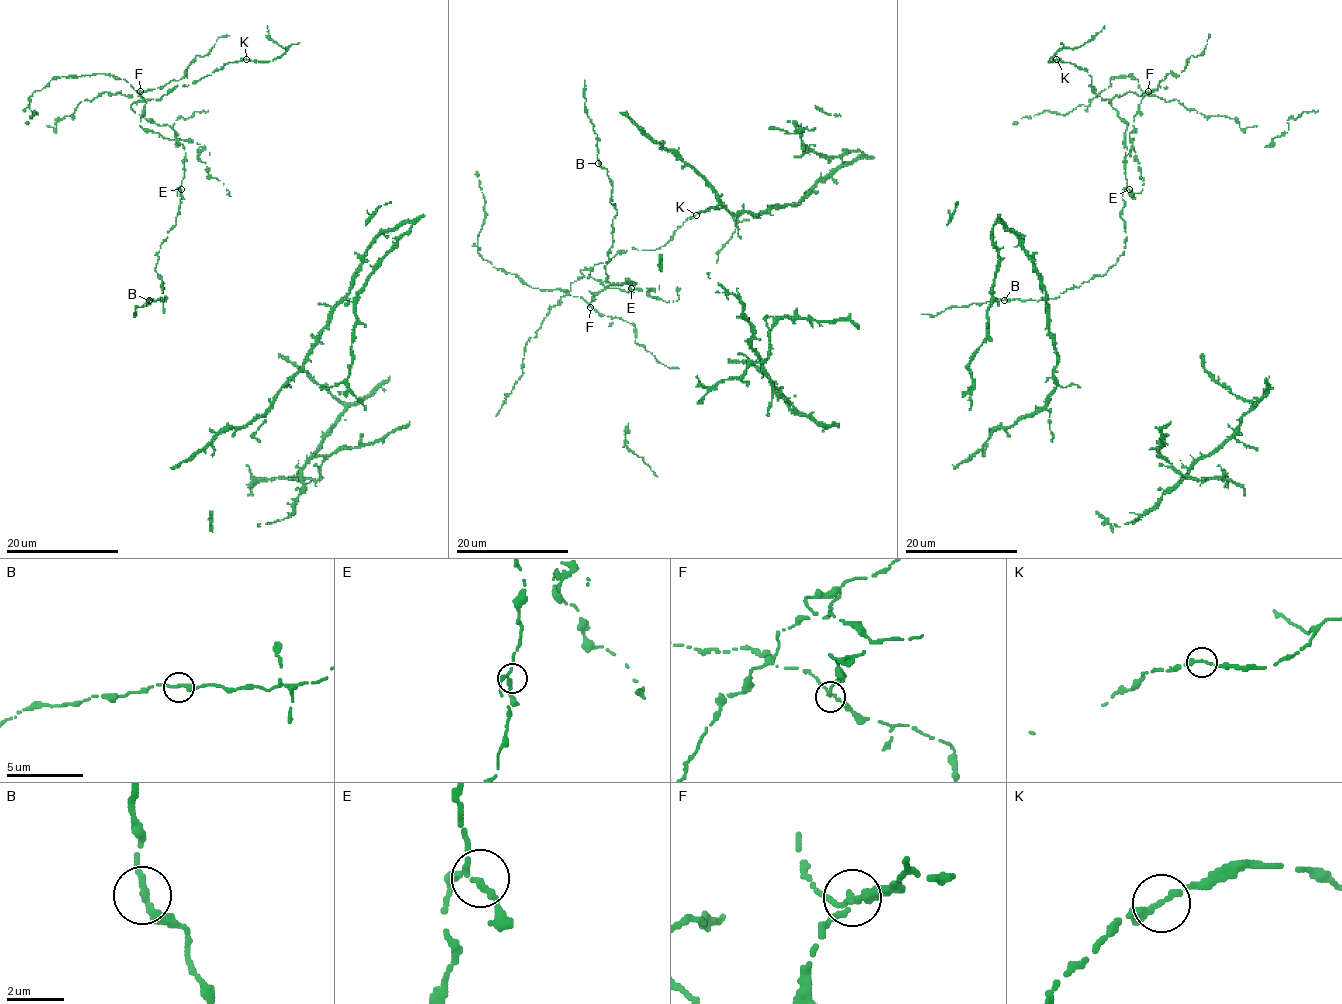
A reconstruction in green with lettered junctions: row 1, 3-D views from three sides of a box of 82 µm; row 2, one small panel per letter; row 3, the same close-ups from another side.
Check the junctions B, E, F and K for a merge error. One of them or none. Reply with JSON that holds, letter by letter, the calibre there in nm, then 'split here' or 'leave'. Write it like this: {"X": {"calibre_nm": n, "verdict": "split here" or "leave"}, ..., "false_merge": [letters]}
{"B": {"calibre_nm": 200, "verdict": "leave"}, "E": {"calibre_nm": 200, "verdict": "leave"}, "F": {"calibre_nm": 170, "verdict": "split here"}, "K": {"calibre_nm": 220, "verdict": "leave"}, "false_merge": ["F"]}

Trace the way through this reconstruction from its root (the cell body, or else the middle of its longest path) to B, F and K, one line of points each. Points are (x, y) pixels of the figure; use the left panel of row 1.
B: (164, 313), (160, 300), (163, 300), (149, 300)
F: (164, 313), (167, 299), (155, 269), (180, 209), (186, 141), (140, 126), (146, 103), (140, 92)
K: (164, 313), (167, 299), (155, 269), (180, 209), (186, 152), (167, 124), (157, 126), (131, 106), (246, 59)

